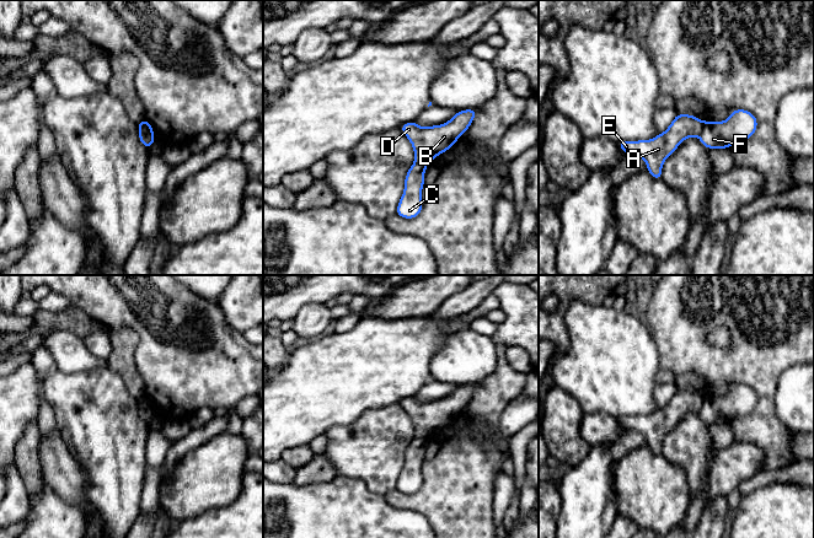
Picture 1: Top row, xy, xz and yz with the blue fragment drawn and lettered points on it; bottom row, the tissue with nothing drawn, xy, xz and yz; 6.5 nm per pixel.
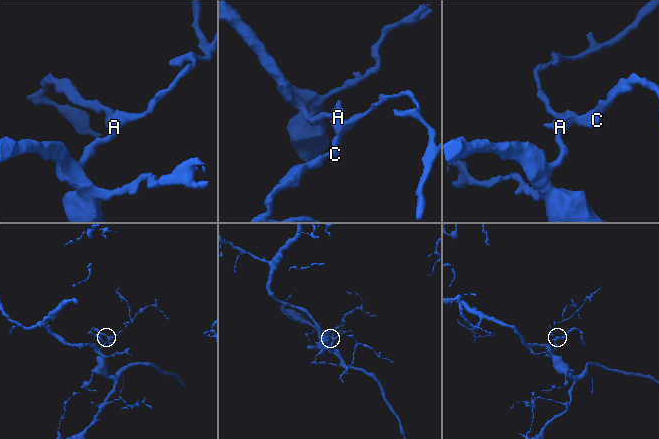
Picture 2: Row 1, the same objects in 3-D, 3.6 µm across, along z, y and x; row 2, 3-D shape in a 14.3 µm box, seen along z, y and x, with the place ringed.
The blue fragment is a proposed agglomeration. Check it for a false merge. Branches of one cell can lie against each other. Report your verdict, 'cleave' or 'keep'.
cleave

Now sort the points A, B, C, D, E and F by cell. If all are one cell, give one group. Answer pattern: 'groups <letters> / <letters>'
groups A B D E / C F

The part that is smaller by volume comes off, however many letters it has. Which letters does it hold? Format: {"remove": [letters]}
{"remove": ["C", "F"]}

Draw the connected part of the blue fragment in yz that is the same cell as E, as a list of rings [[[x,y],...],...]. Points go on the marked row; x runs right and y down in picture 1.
[[[676,114],[669,128],[650,140],[622,141],[618,147],[627,155],[636,155],[647,163],[647,172],[654,179],[662,179],[662,168],[666,157],[676,151],[687,138],[700,136],[703,122],[690,114]]]

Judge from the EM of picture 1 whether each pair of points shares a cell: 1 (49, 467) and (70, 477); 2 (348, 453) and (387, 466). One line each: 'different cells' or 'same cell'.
1: same cell
2: same cell

